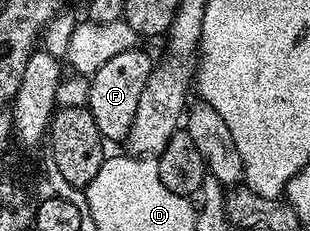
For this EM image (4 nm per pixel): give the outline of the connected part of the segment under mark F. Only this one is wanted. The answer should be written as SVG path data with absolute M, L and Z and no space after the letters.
M143 48L127 50L126 52L118 52L118 56L113 56L110 60L106 60L106 64L102 64L102 68L98 68L98 72L91 75L88 86L88 99L86 105L88 110L94 116L94 124L98 124L98 132L109 143L123 143L130 132L130 124L134 124L134 114L138 112L138 100L142 96L142 88L146 88L146 80L152 74L154 58L151 58Z

